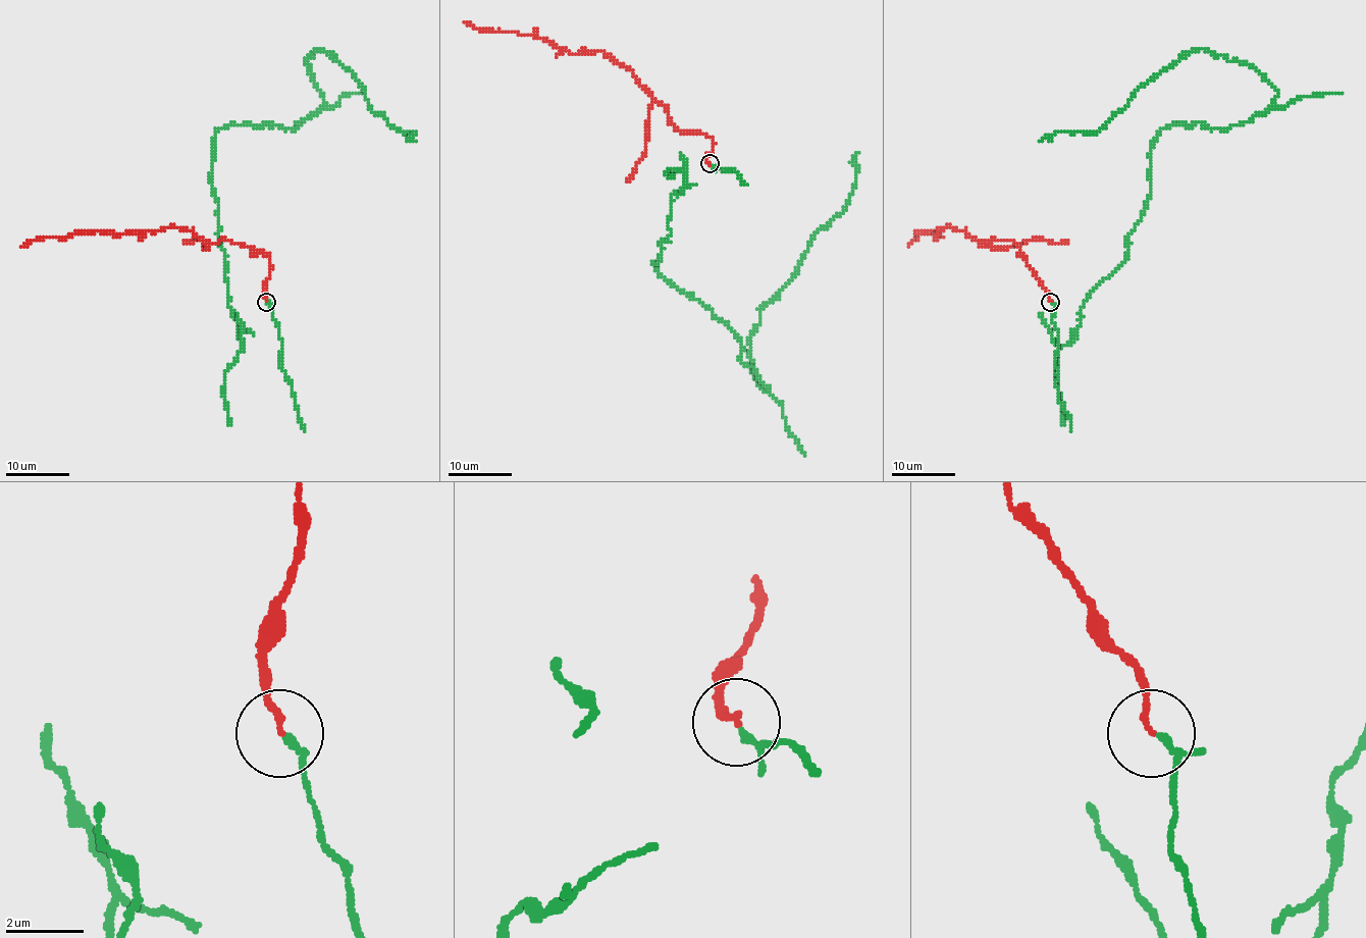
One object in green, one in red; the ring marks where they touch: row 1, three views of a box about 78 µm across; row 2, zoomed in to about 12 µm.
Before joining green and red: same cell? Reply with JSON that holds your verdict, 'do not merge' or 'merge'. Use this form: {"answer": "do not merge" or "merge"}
{"answer": "merge"}

